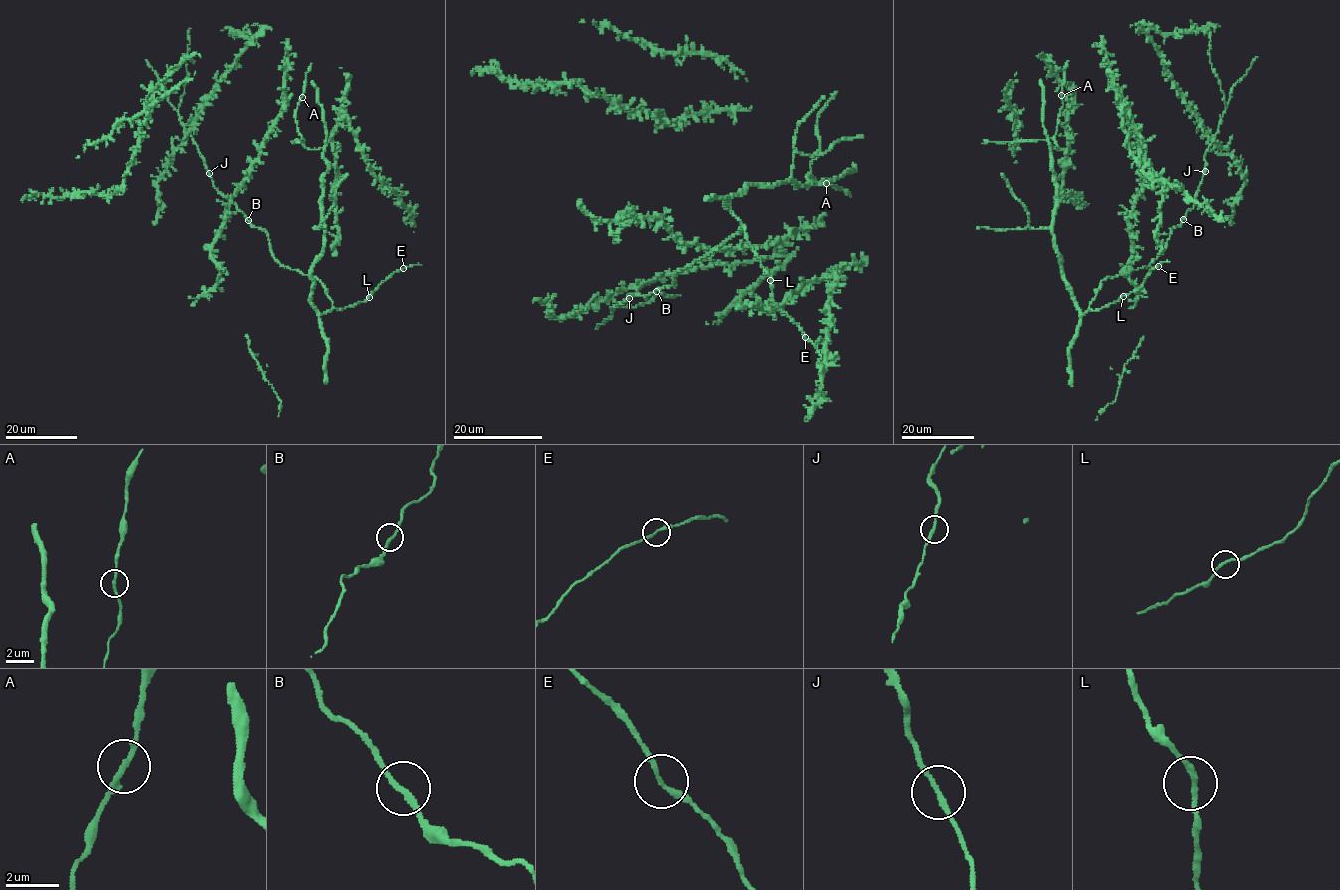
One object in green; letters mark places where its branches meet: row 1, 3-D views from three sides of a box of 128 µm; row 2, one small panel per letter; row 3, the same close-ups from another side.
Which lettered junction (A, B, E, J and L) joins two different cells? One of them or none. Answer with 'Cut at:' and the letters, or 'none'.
Cut at: none

